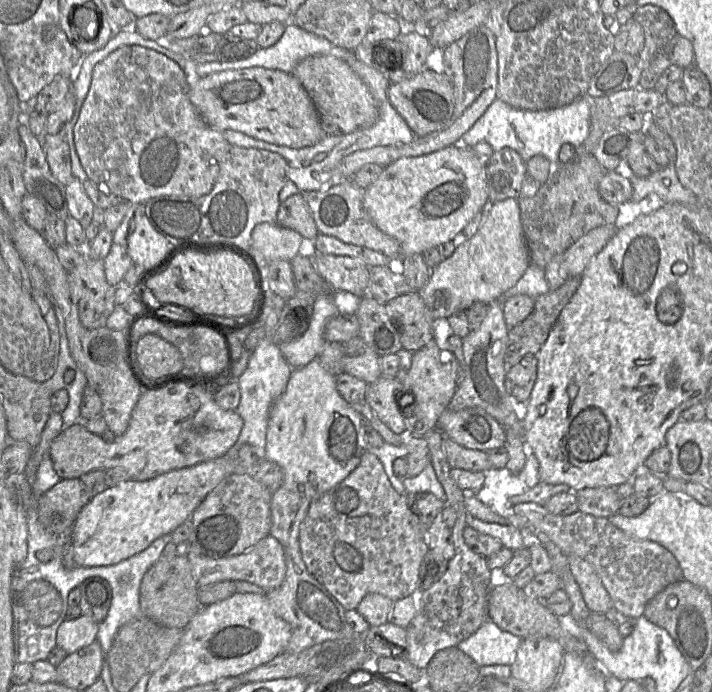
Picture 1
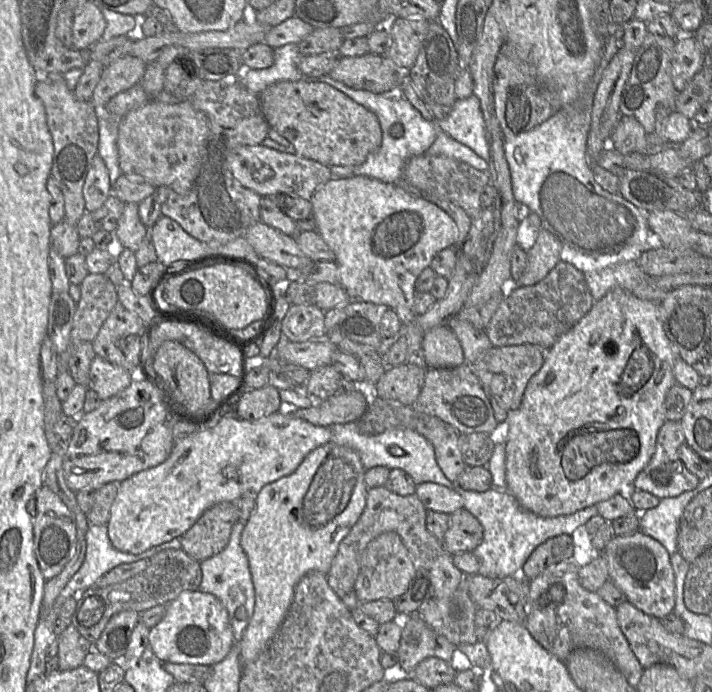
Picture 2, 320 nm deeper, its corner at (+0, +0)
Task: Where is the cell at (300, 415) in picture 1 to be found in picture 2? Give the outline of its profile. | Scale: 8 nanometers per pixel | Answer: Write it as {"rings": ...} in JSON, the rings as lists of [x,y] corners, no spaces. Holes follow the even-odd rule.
{"rings":[[[330,441],[310,451],[293,473],[266,484],[257,494],[255,508],[245,524],[240,540],[248,558],[255,589],[254,613],[240,642],[241,672],[246,663],[262,652],[280,627],[299,580],[310,571],[325,575],[329,572],[340,542],[348,535],[365,508],[368,493],[365,472],[356,451]]]}

